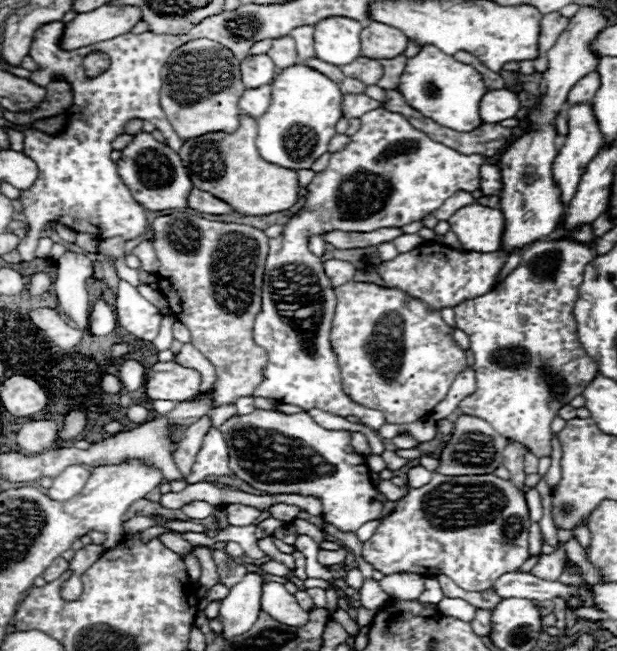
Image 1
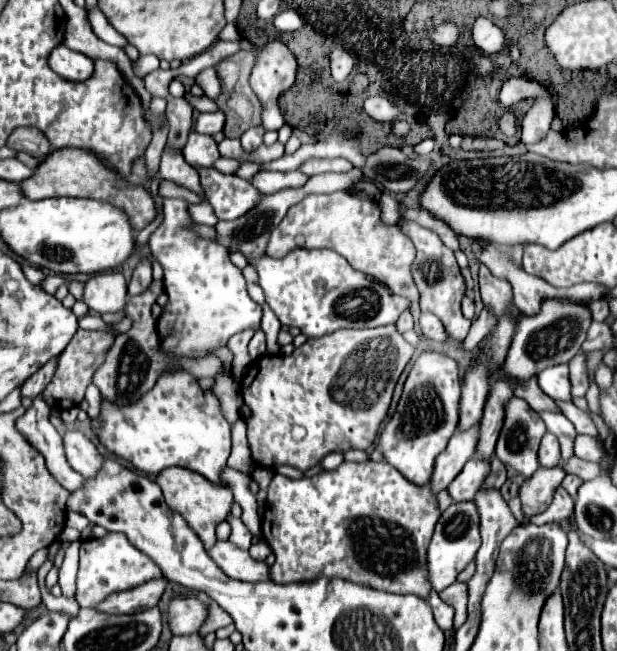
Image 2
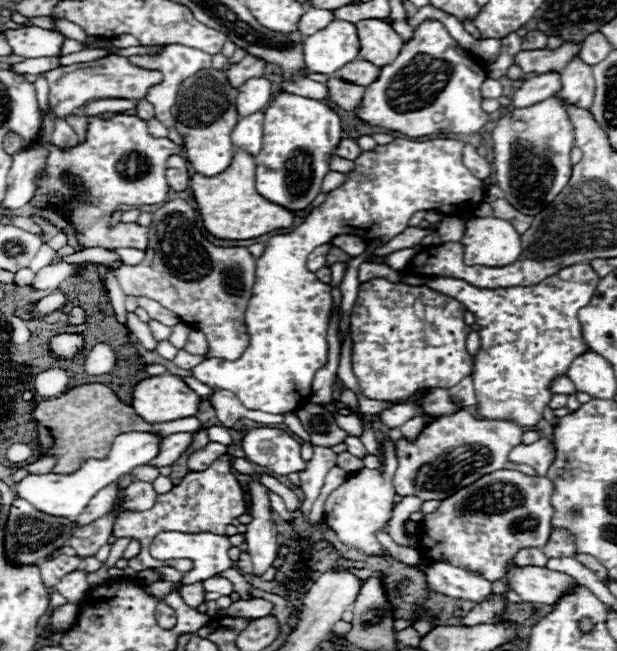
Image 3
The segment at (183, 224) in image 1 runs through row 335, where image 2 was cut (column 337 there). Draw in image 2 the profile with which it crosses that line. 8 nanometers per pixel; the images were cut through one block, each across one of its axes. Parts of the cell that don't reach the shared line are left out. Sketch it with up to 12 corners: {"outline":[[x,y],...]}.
{"outline":[[350,190],[308,194],[266,254],[330,248],[420,300],[412,240]]}

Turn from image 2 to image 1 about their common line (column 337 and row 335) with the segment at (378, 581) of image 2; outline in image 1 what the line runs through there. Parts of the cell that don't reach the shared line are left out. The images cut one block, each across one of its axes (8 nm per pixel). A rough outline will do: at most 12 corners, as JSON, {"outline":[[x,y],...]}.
{"outline":[[540,240],[454,308],[462,414],[550,456],[598,374],[572,306],[594,252]]}

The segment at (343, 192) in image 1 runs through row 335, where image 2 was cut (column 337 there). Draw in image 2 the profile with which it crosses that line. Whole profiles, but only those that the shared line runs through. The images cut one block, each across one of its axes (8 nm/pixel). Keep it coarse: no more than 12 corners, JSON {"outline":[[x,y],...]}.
{"outline":[[334,250],[248,258],[280,324],[316,338],[394,324],[408,298]]}

